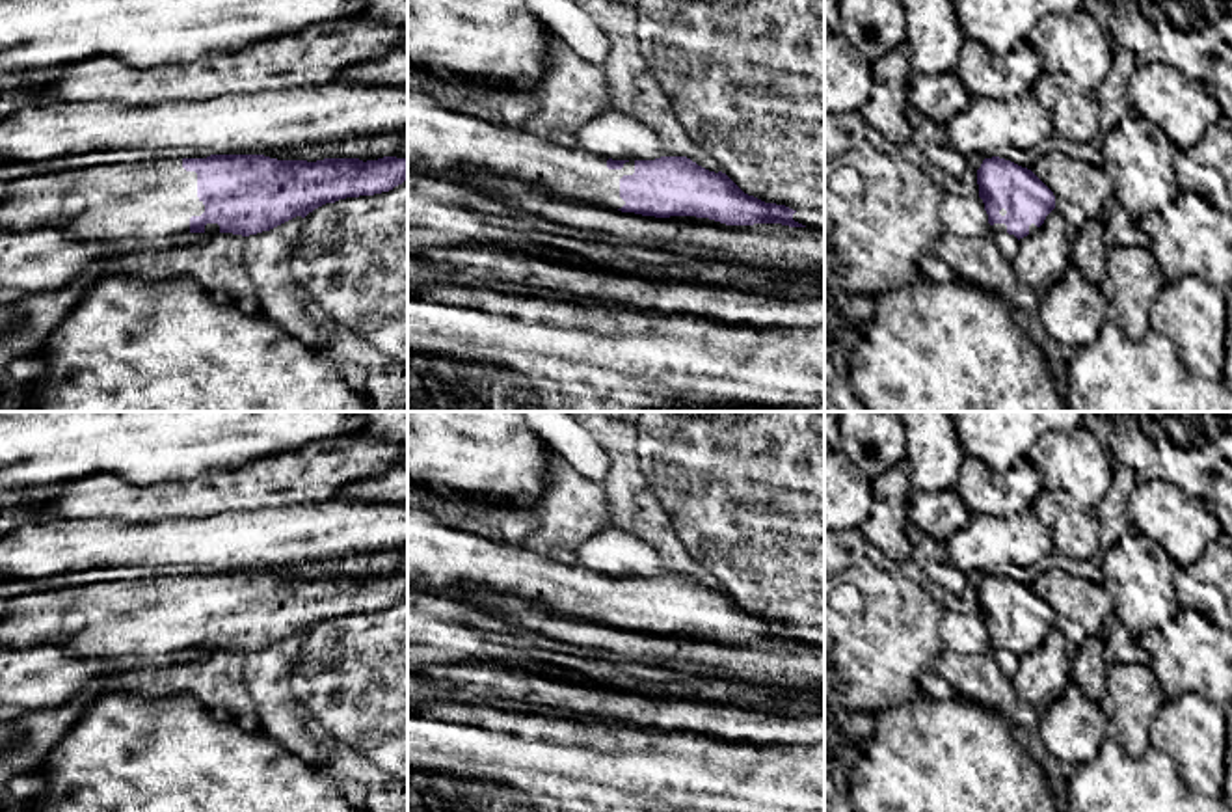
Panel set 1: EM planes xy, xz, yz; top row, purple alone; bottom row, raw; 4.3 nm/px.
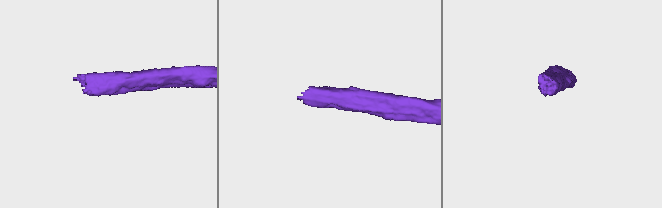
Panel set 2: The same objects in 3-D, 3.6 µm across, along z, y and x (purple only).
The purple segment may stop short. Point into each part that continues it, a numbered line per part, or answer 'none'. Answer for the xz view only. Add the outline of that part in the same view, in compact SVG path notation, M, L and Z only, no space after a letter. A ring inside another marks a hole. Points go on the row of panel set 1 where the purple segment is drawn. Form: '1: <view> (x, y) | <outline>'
1: xz (441, 140) | M408 91L408 171L447 179L460 177L465 171L488 173L497 179L516 179L529 186L545 188L566 199L622 209L625 201L620 197L620 179L635 173L635 160L625 162L622 169L609 169L607 160L577 147L573 142L493 125L428 93Z

